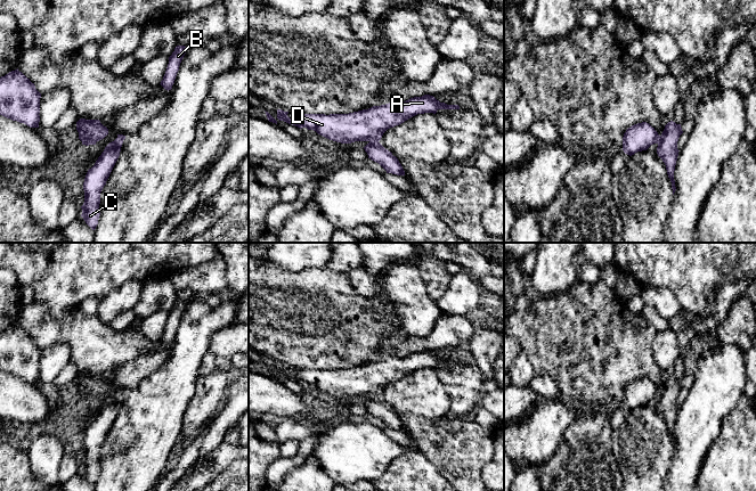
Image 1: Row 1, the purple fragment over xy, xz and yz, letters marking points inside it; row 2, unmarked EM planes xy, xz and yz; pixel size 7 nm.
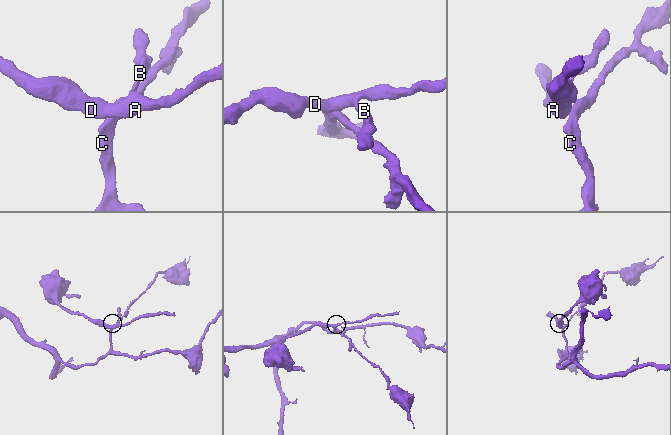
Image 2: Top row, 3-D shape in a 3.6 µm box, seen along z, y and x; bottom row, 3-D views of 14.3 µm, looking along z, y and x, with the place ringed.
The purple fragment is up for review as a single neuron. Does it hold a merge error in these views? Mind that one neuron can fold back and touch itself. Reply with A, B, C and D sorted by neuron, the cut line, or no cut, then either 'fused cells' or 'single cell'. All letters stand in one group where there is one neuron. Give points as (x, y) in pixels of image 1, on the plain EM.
groups A B D / C; cut xz (370, 395), (378, 397); fused cells

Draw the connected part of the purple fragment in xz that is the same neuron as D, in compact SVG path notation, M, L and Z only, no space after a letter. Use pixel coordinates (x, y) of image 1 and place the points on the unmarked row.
M424 350L414 352L403 358L391 357L381 361L373 361L349 369L294 369L292 374L287 371L288 367L277 365L277 374L300 384L307 383L318 390L341 399L351 399L355 396L380 396L383 388L396 380L399 380L408 374L424 368L436 369L438 365L460 365L458 360L447 360L440 358L433 351Z

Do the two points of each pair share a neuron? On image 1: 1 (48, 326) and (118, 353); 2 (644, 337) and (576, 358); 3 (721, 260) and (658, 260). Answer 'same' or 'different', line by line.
1: same
2: same
3: same

